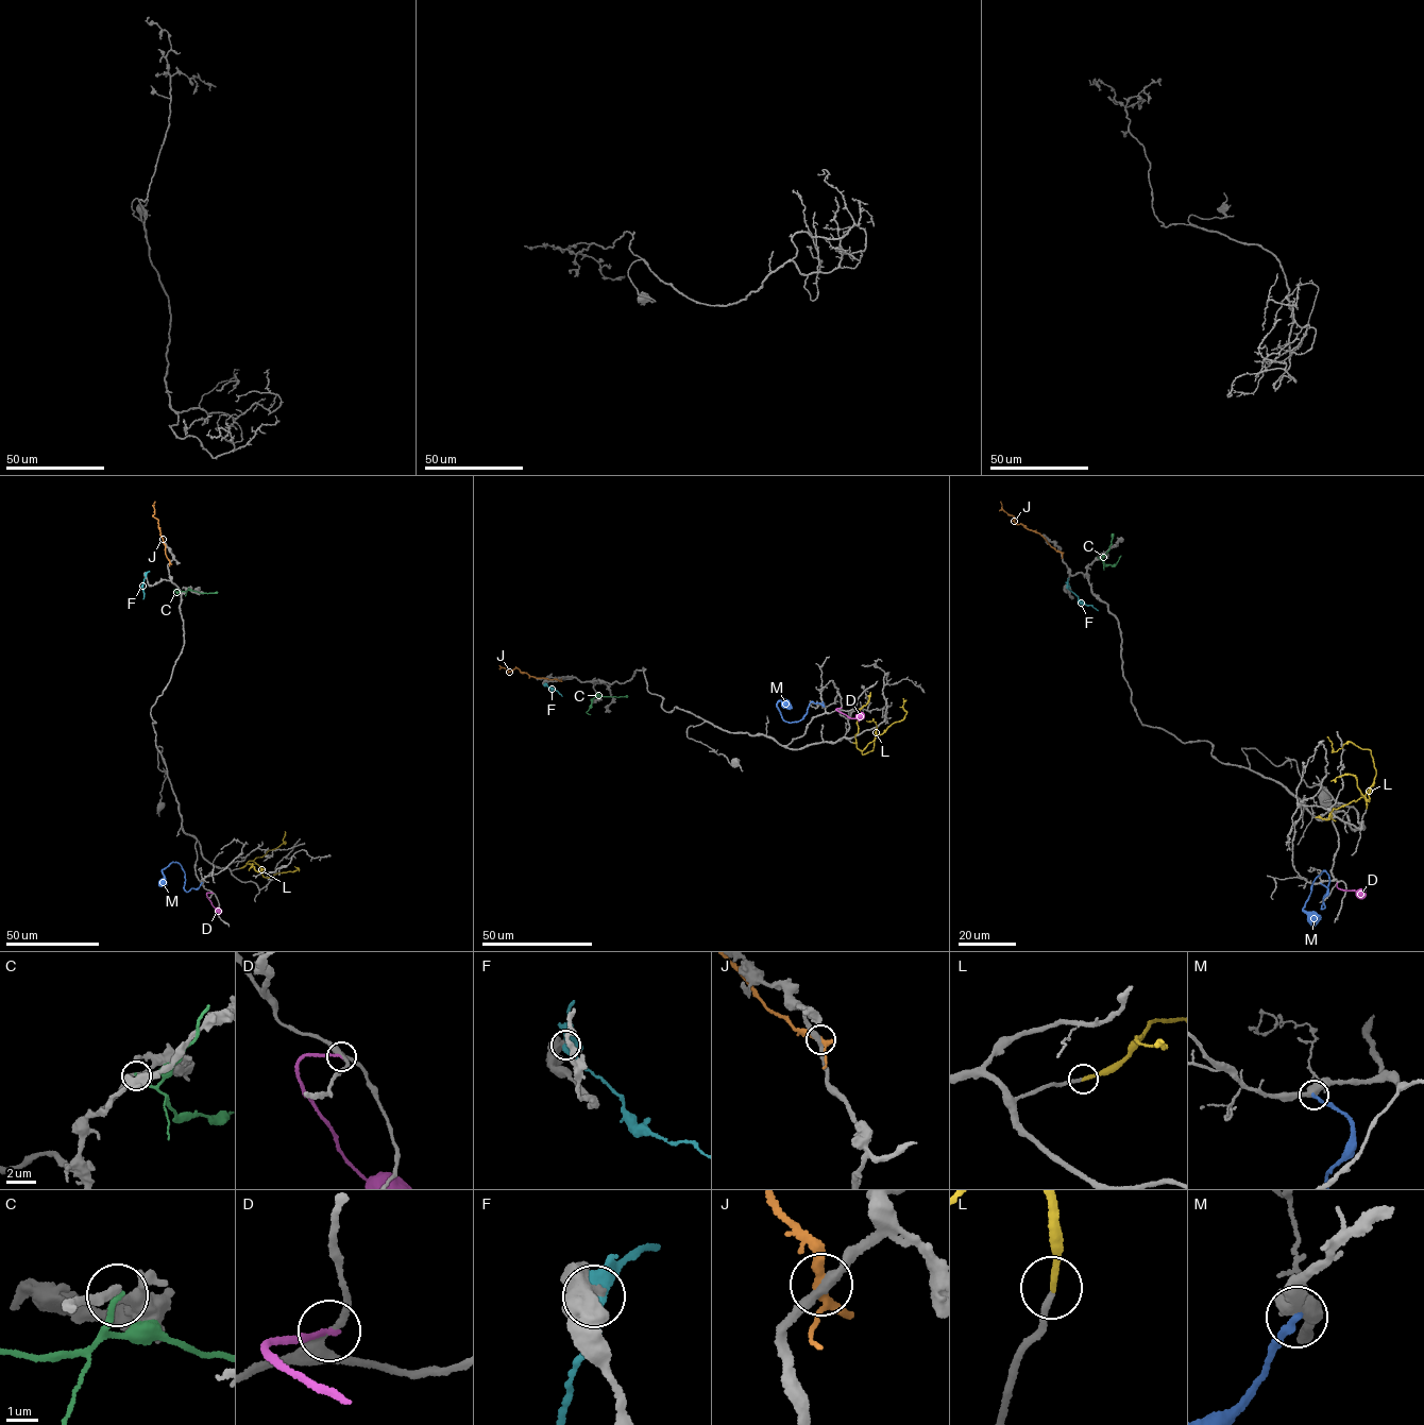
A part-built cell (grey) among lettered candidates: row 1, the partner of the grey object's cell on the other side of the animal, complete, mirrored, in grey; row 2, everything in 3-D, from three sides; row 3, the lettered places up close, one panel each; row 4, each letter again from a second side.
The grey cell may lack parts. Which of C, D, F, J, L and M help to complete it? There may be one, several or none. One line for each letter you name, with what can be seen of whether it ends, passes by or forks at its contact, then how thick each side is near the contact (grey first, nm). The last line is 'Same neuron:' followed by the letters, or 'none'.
L: it ends there; 190 nm thick on the grey side, 200 nm on the other
Same neuron: L

